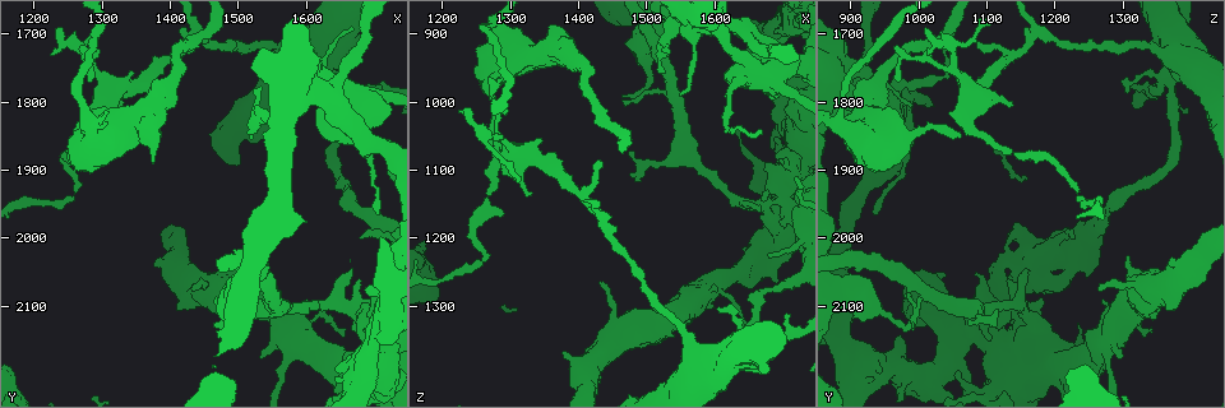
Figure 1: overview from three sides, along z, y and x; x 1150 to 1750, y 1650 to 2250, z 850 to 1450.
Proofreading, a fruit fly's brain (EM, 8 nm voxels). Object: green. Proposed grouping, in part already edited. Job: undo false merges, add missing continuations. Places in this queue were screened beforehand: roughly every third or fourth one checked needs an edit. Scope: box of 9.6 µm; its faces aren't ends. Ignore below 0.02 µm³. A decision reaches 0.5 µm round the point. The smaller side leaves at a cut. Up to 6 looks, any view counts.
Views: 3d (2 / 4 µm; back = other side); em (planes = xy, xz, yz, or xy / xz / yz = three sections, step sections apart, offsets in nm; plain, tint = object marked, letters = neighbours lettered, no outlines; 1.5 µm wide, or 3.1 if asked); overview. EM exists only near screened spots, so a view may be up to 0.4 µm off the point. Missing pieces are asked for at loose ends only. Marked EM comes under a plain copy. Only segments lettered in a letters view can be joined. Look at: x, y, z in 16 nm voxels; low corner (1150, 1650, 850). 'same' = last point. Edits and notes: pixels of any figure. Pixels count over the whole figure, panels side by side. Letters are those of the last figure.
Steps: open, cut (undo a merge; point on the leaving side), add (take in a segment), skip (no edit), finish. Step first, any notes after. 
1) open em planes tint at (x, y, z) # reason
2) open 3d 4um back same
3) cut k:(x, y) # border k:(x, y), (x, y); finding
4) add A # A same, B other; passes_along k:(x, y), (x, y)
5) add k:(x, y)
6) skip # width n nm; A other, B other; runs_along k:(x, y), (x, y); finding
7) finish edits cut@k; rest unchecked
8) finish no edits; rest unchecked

open em planes letters at (1500, 2135, 980)

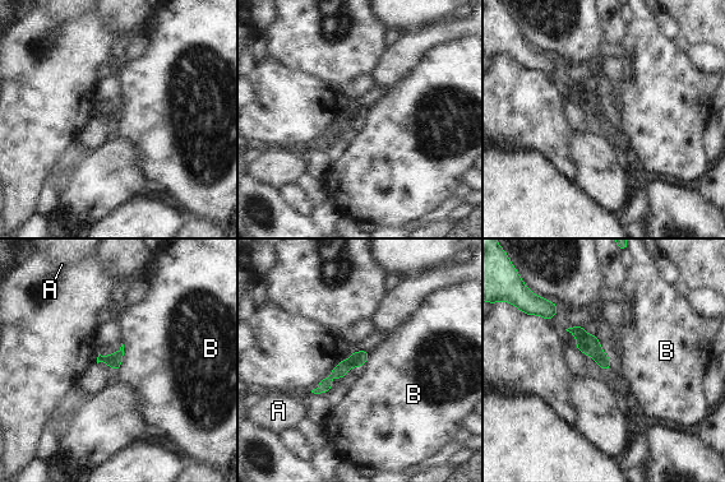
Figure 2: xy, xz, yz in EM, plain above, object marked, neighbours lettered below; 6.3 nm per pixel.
cut 2:(358, 358) # longest_contact B 190 nm; A other, B other; a second neuron is stuck on

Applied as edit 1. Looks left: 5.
open 3d 4um at (1645, 2140, 1340) # thin end

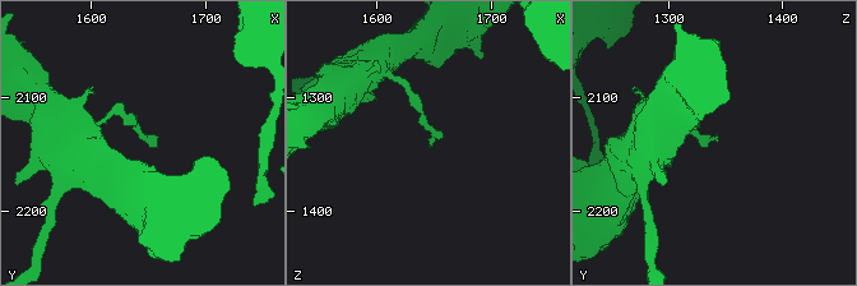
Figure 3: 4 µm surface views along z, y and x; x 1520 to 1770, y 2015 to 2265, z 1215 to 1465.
open em xy step 8 letters at (1646, 2138, 1342)

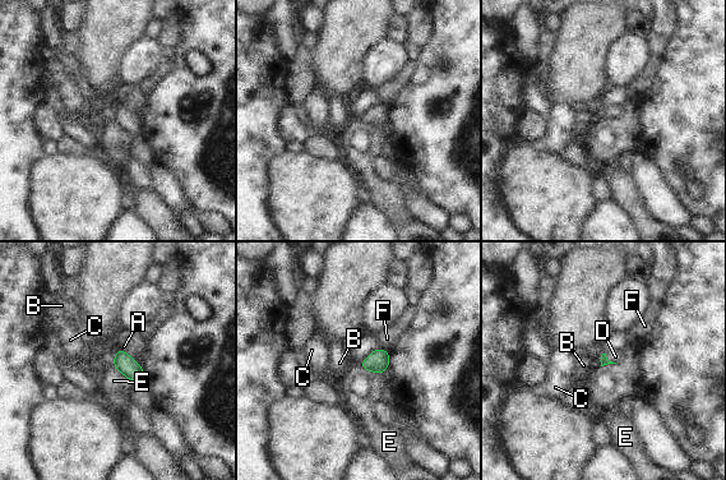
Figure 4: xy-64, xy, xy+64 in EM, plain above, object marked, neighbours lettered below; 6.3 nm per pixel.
open em yz step 4 letters same

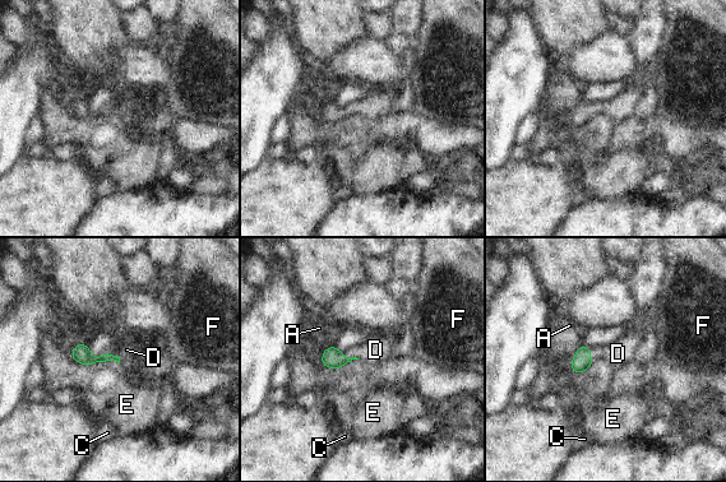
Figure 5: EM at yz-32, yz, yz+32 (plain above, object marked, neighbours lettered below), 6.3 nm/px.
add D # A other, C other, D same, E other, F other; it goes on there

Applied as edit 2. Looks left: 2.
finish edits cut@2, add@5; rest unchecked

